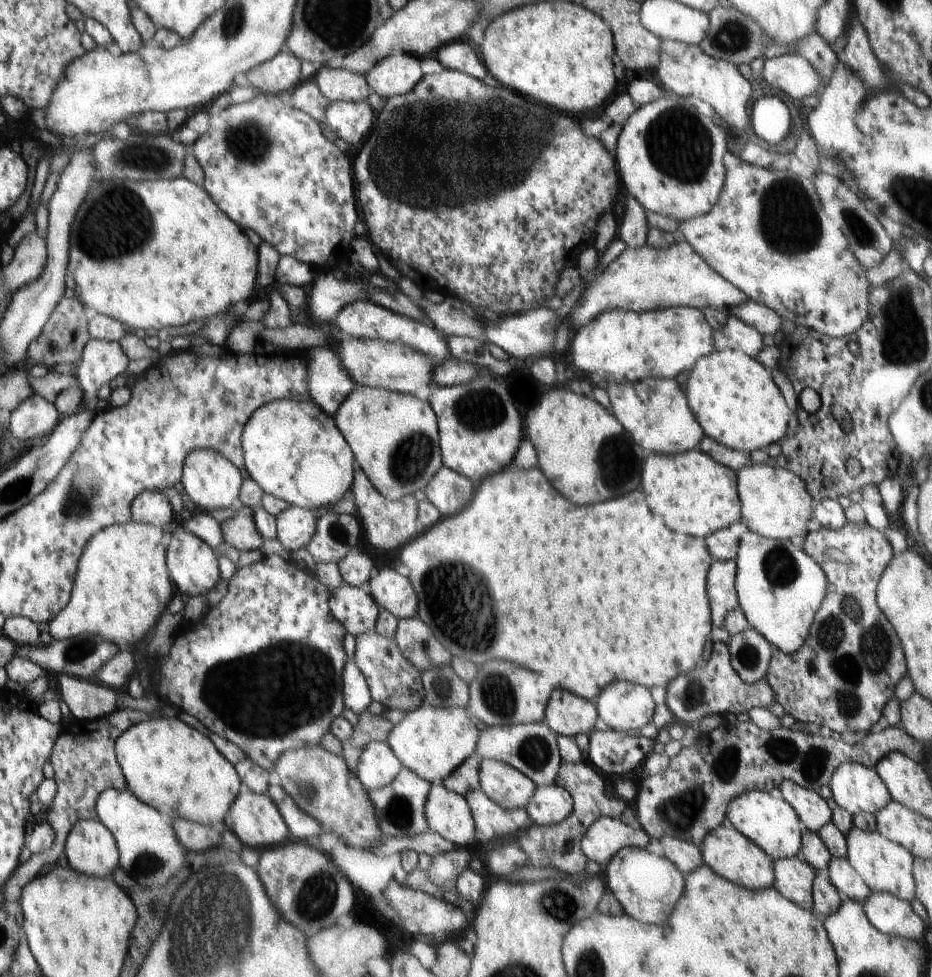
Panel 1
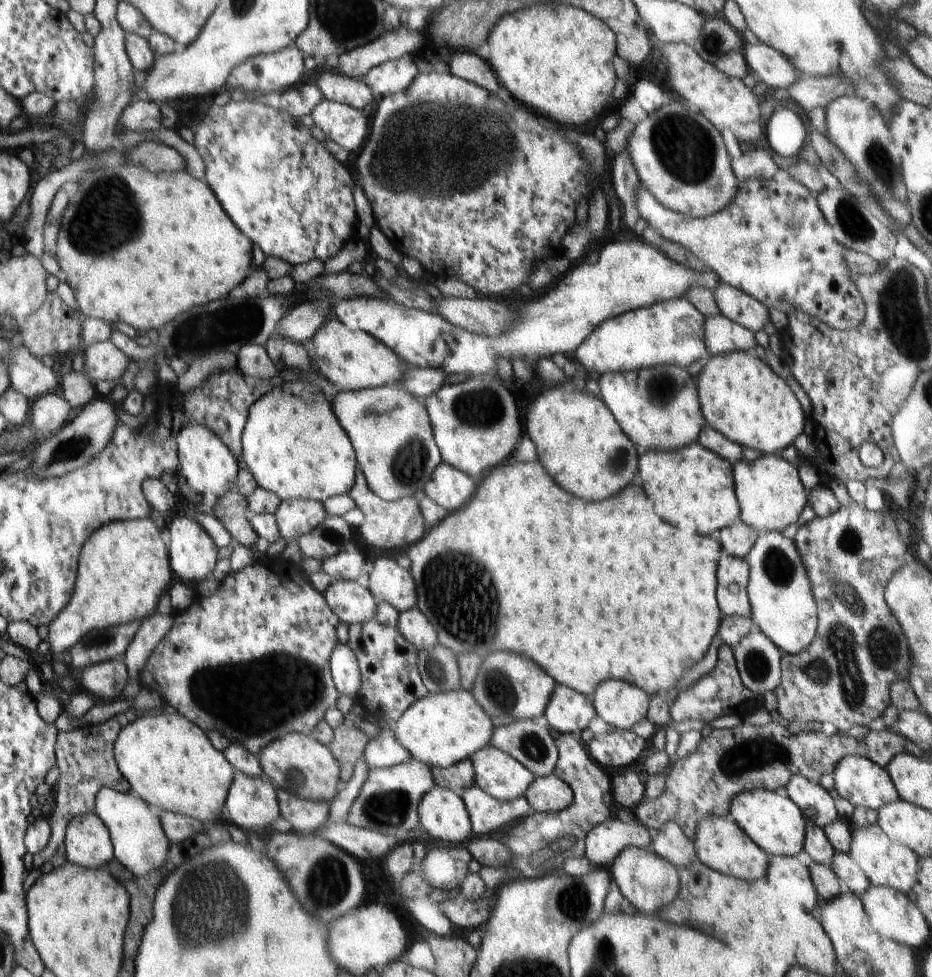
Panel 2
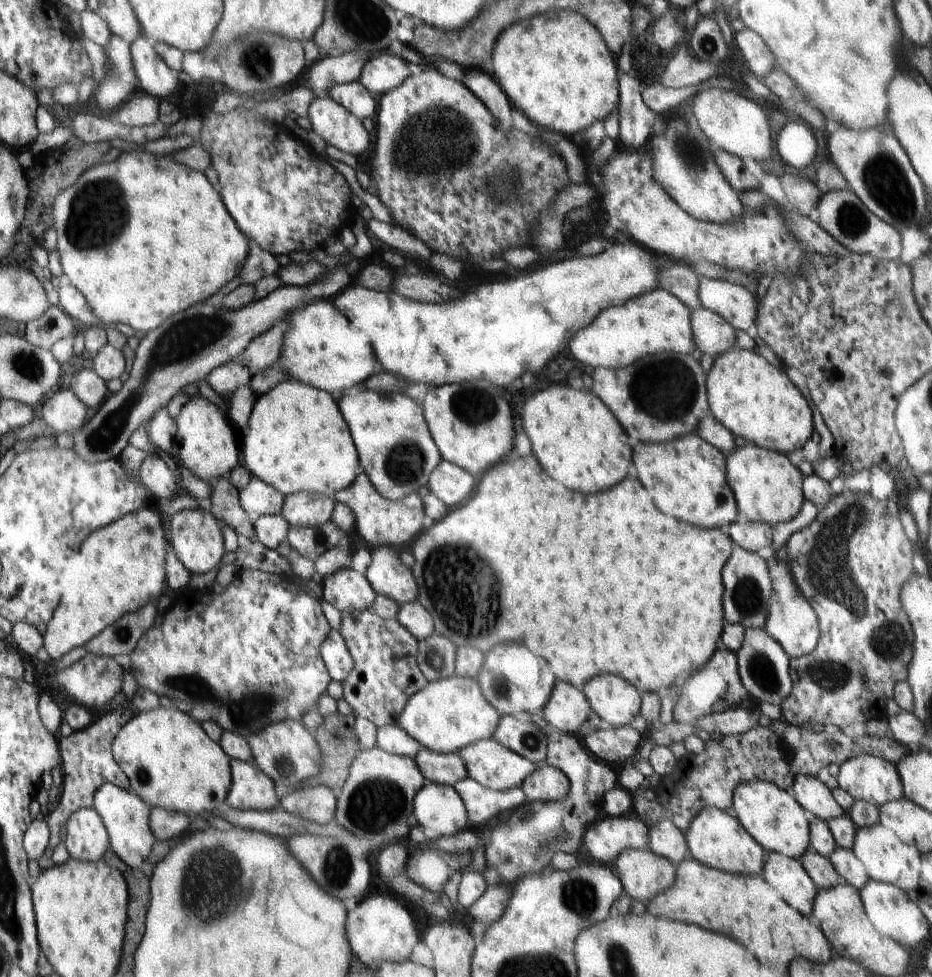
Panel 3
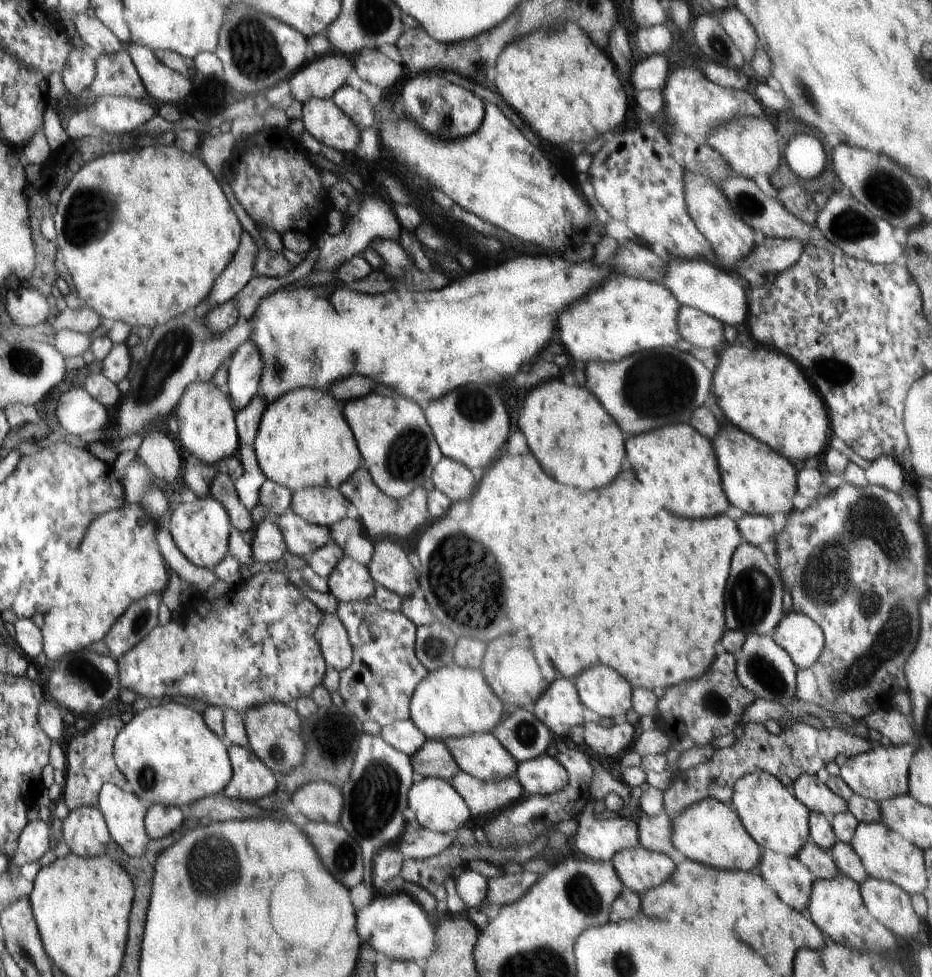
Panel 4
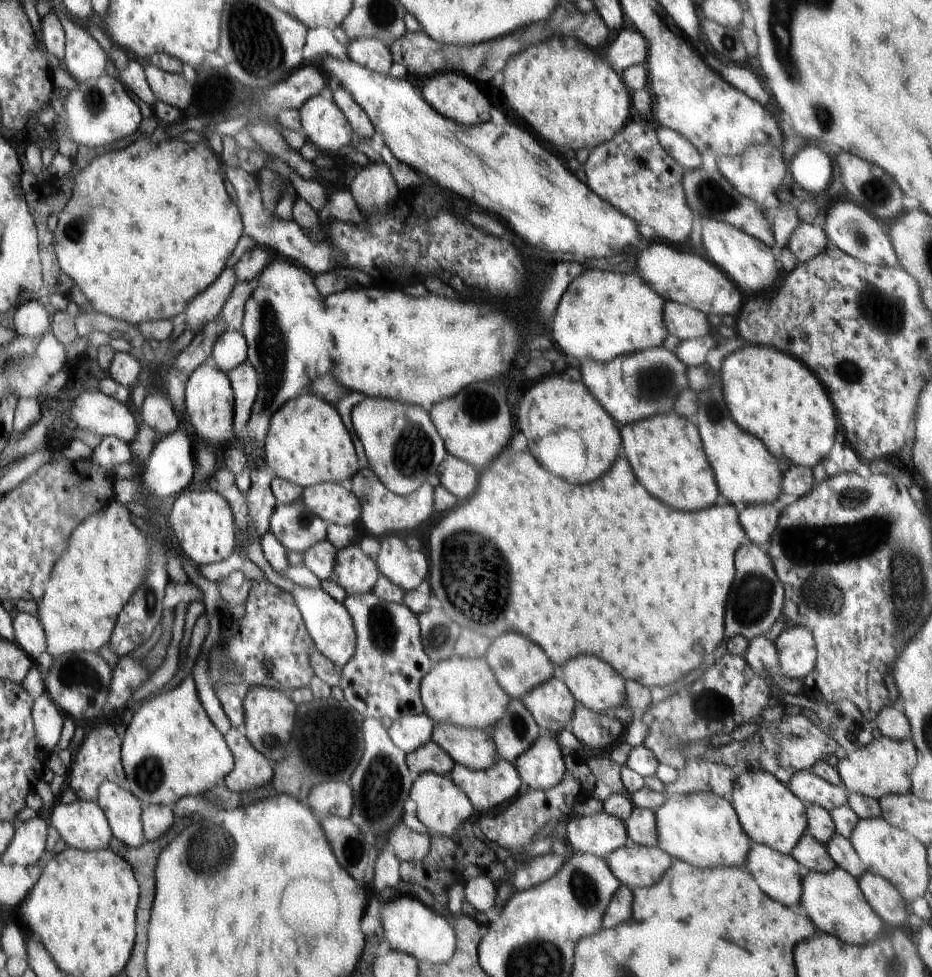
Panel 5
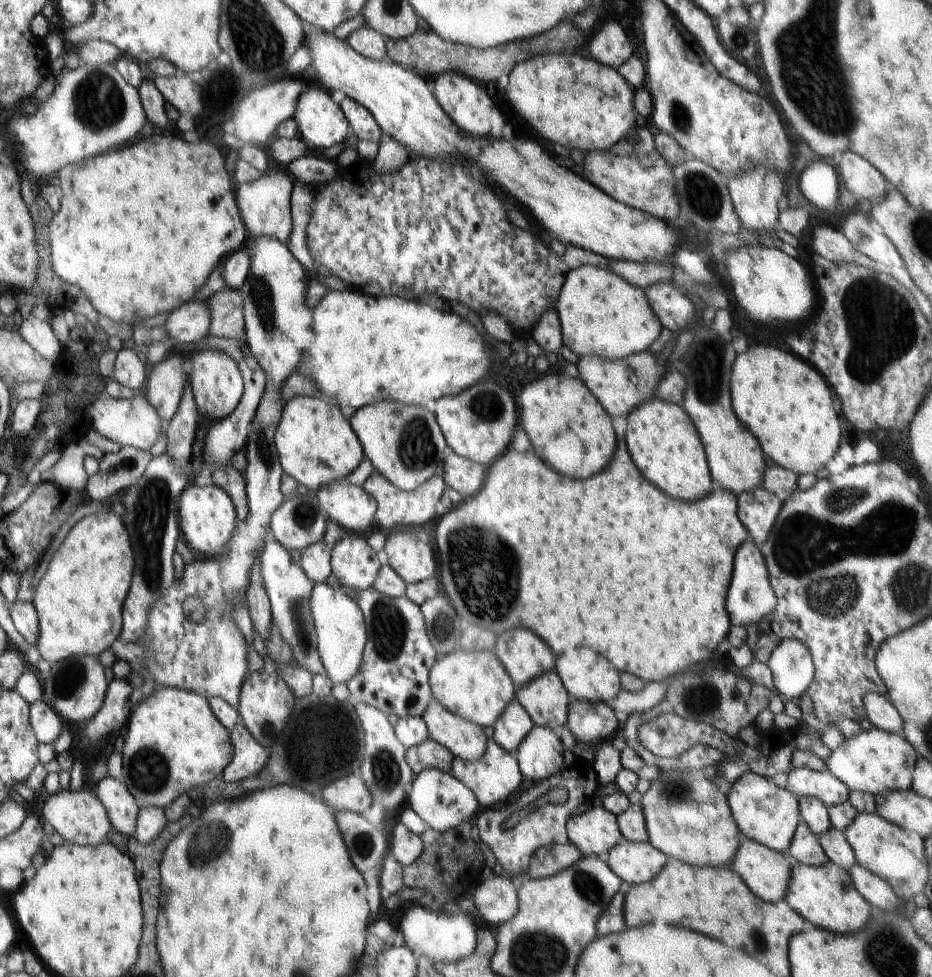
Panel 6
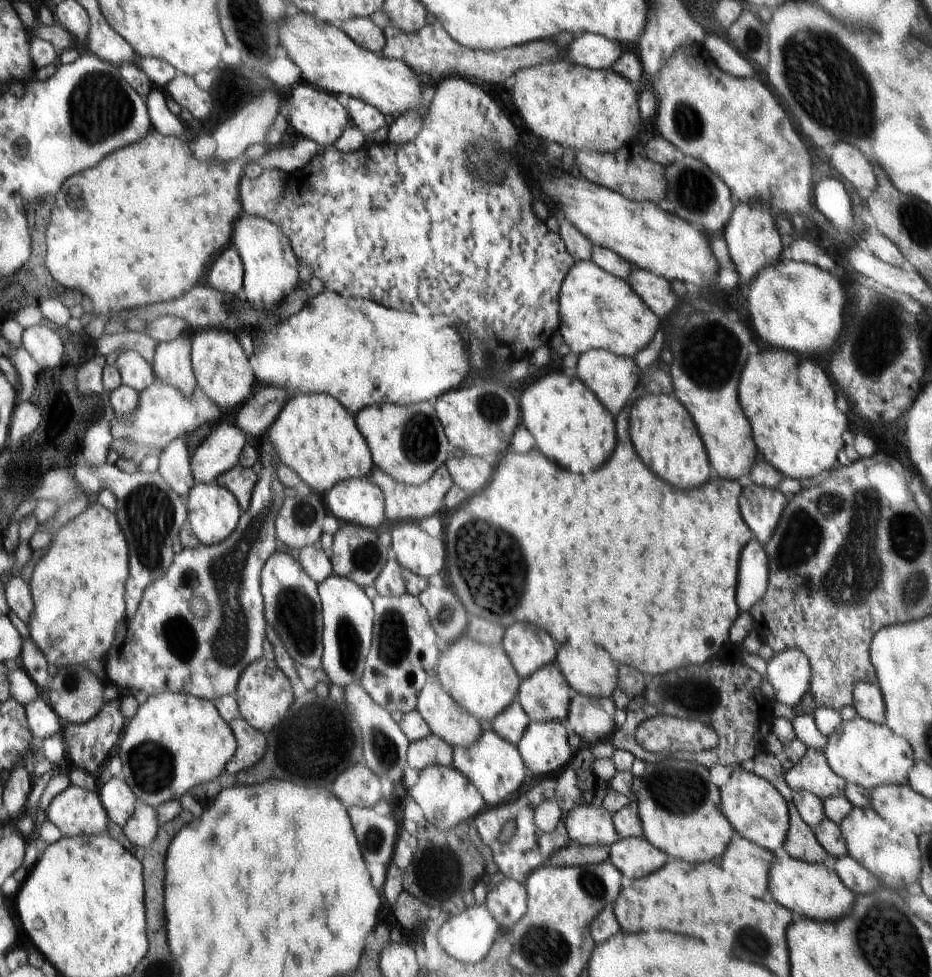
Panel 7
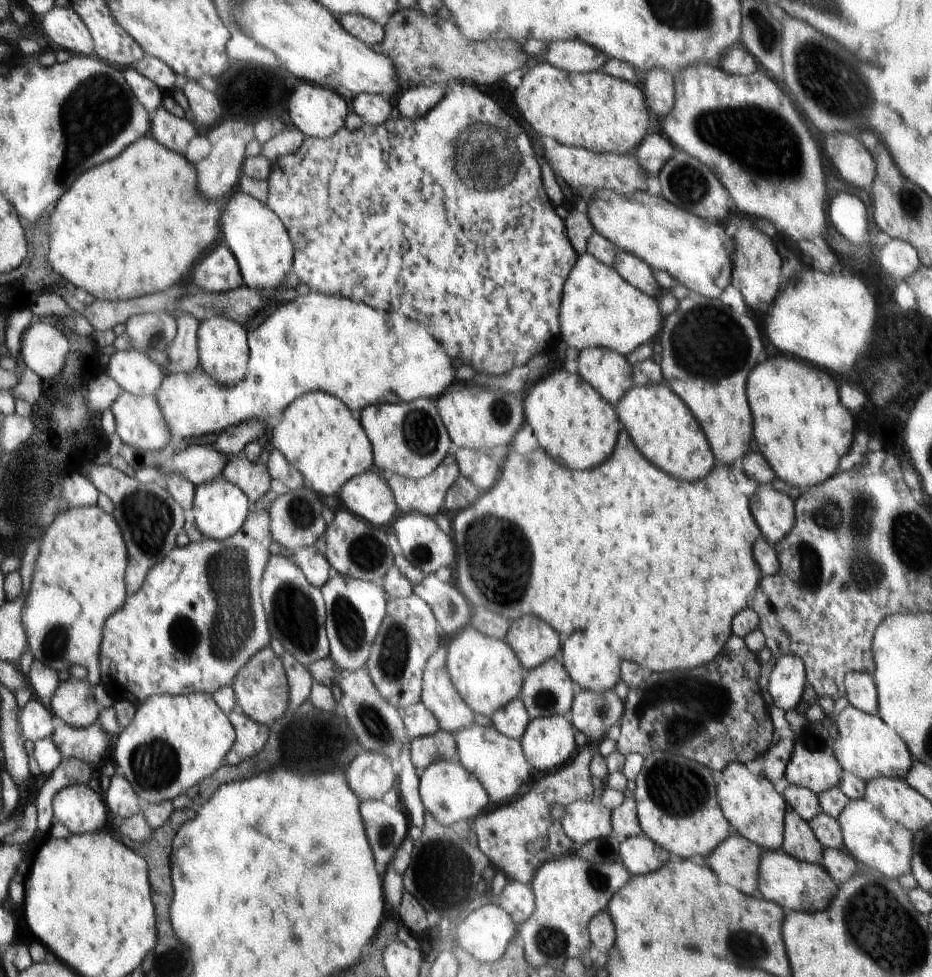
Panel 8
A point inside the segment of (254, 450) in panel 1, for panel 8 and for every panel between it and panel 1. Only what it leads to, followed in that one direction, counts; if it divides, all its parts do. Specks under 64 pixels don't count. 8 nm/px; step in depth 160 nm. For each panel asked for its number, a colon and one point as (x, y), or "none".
2: (297, 449)
3: (297, 441)
4: (303, 441)
5: (307, 444)
6: (316, 445)
7: (314, 434)
8: (317, 434)

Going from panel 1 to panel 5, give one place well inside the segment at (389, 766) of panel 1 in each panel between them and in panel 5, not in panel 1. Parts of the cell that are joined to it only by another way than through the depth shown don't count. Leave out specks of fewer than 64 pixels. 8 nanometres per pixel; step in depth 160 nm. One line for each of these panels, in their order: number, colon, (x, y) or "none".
2: (383, 751)
3: (393, 738)
4: (405, 736)
5: (411, 732)

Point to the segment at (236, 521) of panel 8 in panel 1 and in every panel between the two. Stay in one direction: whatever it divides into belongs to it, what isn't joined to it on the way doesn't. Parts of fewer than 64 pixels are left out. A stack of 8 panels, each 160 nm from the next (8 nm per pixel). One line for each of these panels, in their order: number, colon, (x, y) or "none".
1: (192, 564)
2: (192, 553)
3: (195, 537)
4: (200, 529)
5: (202, 520)
6: (207, 514)
7: (213, 511)

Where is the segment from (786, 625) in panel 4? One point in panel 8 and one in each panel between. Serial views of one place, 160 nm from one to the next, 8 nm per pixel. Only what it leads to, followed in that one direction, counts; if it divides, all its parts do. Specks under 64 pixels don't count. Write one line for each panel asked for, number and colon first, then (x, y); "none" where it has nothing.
5: (796, 647)
6: (791, 664)
7: (789, 672)
8: (787, 679)

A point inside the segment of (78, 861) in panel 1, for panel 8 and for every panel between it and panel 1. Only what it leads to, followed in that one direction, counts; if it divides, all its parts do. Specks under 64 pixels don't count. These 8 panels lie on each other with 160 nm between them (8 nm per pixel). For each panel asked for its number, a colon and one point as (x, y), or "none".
2: (88, 843)
3: (87, 839)
4: (85, 830)
5: (82, 824)
6: (79, 817)
7: (75, 812)
8: (79, 808)

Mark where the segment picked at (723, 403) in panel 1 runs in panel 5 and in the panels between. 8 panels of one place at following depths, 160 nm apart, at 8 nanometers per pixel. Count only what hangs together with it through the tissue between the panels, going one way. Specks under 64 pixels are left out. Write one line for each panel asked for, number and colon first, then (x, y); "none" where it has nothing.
2: (740, 397)
3: (753, 399)
4: (765, 394)
5: (770, 394)

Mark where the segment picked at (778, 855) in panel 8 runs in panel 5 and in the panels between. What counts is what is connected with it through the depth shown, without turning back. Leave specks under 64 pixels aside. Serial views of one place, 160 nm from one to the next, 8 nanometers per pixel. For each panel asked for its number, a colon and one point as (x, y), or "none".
5: (833, 901)
6: (825, 896)
7: (812, 890)

